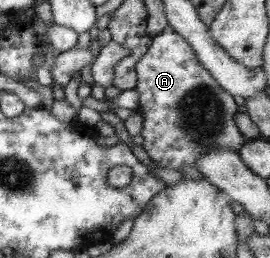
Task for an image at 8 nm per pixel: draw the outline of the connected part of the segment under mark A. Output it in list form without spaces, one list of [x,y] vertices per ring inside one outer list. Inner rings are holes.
[[[166,25],[158,35],[152,38],[150,46],[135,64],[136,84],[133,88],[138,95],[136,112],[142,115],[142,149],[151,161],[161,168],[180,171],[184,166],[195,166],[200,151],[228,149],[238,151],[244,142],[240,132],[234,126],[236,104],[232,95],[227,92],[212,75],[203,67],[192,47],[182,35]]]

